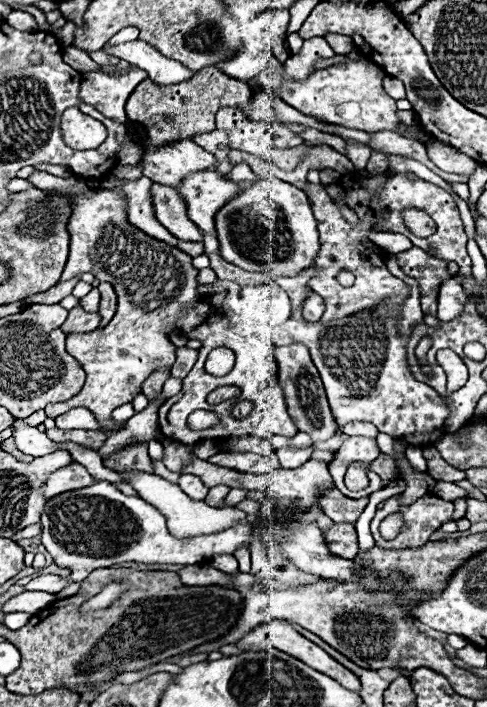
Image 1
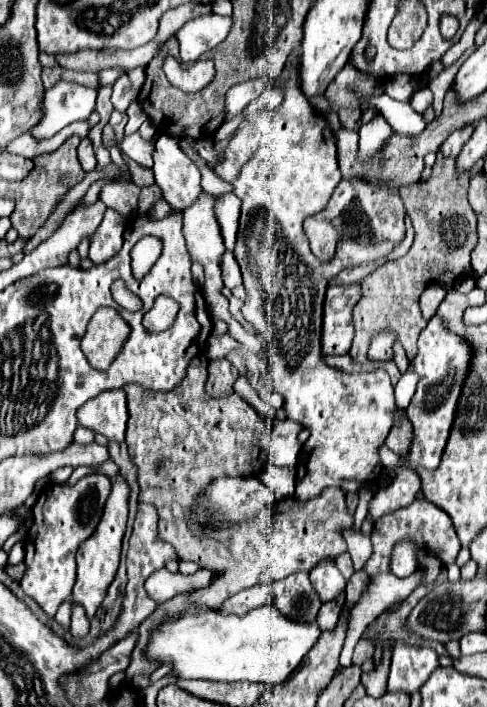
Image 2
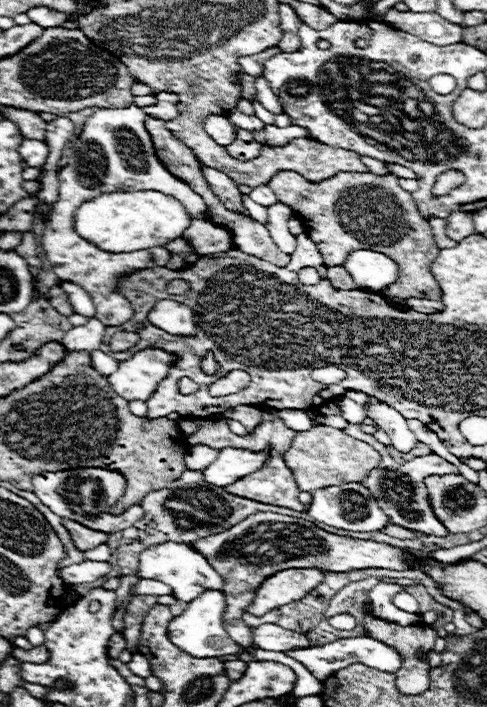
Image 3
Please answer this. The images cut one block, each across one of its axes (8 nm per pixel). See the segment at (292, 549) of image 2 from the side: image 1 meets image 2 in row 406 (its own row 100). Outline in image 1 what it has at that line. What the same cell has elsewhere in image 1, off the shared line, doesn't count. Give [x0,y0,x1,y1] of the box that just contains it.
[126,66,252,148]

